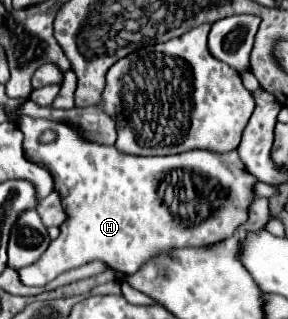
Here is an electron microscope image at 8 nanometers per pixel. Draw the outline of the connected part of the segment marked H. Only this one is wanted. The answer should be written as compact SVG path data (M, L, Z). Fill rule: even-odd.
M21 116L19 130L25 136L25 158L51 172L55 190L61 196L61 204L67 214L65 222L59 226L59 236L51 240L43 256L19 270L21 282L27 286L45 286L65 270L79 268L95 260L107 264L119 274L131 276L141 268L141 264L167 248L211 246L231 236L233 230L247 220L247 206L255 198L253 184L257 178L245 170L237 150L227 154L193 150L183 152L181 156L131 156L119 152L115 146L93 144L81 138L81 134L65 122ZM45 130L55 130L57 140L51 144L39 144L39 136Z

